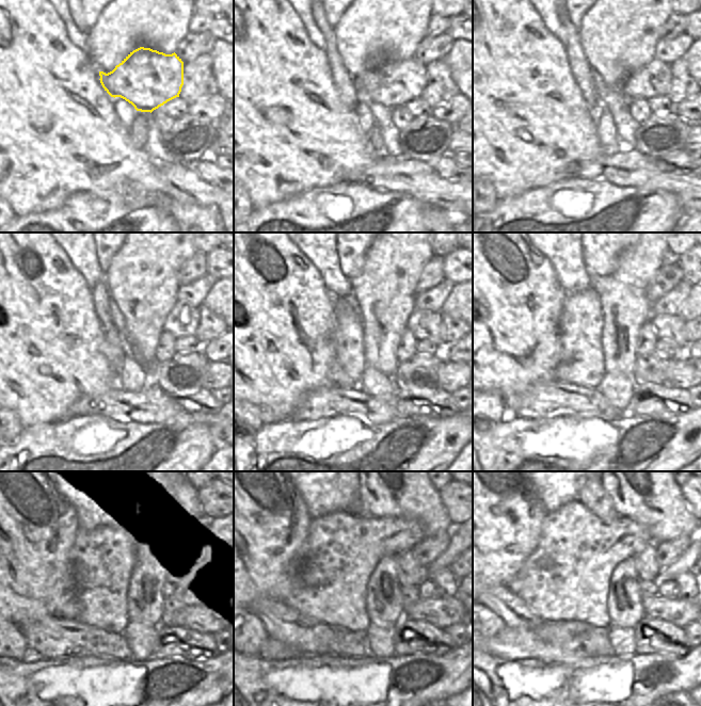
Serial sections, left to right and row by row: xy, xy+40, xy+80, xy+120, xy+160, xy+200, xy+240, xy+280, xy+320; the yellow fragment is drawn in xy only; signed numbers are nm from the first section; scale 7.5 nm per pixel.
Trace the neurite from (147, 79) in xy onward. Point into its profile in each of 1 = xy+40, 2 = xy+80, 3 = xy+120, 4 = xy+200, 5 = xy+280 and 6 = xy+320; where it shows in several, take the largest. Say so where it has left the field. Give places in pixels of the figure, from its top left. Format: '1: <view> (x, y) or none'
1: xy+40 (392, 83)
2: xy+80 (653, 80)
3: xy+120 (182, 320)
4: xy+200 (671, 327)
5: xy+280 (447, 583)
6: xy+320 (686, 581)

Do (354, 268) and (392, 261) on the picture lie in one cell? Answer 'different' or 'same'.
different

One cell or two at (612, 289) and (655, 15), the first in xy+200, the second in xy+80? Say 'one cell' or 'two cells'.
one cell

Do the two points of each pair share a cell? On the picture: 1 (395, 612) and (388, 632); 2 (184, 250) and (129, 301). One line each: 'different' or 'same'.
1: different
2: same

